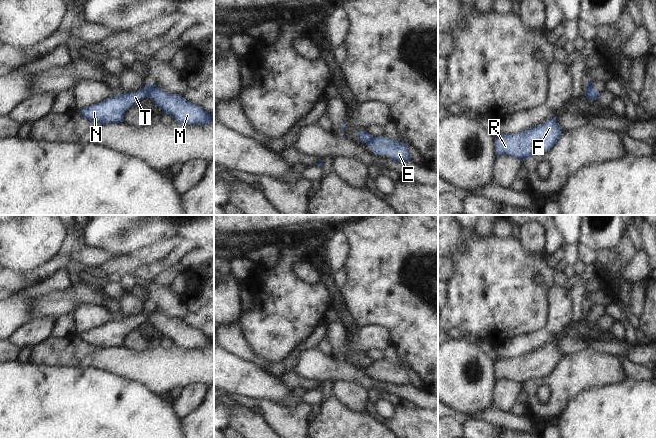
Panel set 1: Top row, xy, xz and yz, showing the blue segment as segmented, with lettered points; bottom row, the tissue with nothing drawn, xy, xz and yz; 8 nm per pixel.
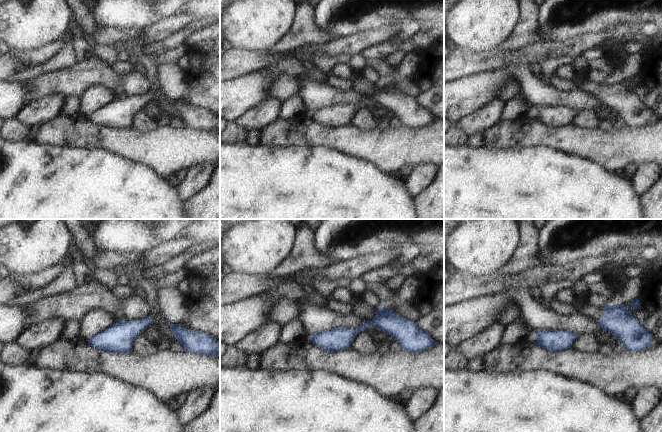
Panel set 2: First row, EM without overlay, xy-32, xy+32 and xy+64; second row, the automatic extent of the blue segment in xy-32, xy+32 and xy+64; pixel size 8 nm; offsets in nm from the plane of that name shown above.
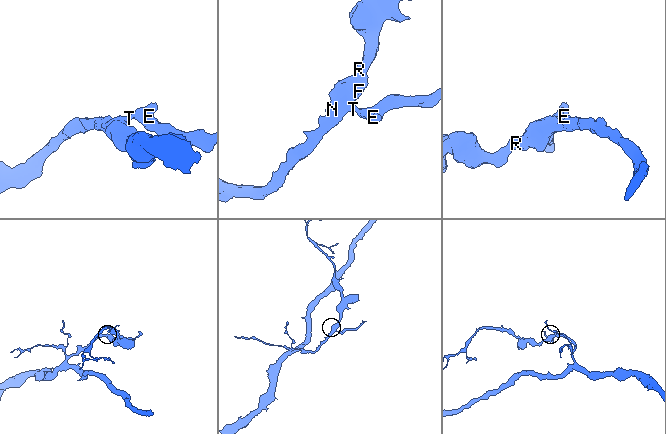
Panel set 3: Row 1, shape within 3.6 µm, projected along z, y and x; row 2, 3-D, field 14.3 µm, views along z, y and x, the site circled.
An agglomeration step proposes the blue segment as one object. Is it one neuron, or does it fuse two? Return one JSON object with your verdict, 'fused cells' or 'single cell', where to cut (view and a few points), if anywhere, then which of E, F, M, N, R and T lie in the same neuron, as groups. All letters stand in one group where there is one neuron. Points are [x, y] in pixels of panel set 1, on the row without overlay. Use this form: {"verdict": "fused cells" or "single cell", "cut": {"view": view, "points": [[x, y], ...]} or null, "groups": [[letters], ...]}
{"verdict": "fused cells", "cut": {"view": "xy", "points": [[148, 309], [146, 320]]}, "groups": [["E", "M"], ["F", "N", "R", "T"]]}

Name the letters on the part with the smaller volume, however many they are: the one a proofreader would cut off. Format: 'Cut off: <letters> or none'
Cut off: E, M

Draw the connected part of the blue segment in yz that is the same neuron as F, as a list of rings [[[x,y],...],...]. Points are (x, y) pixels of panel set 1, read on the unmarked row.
[[[551,341],[543,348],[525,355],[513,359],[498,359],[495,361],[496,382],[500,379],[509,379],[524,385],[548,375],[561,358],[562,355],[556,347],[556,341]]]

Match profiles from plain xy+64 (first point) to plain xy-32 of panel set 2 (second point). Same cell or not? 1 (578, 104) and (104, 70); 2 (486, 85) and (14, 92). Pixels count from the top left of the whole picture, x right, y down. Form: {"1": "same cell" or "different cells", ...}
{"1": "different cells", "2": "same cell"}

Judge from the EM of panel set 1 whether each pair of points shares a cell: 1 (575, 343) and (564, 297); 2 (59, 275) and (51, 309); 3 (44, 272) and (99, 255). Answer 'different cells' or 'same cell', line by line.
1: different cells
2: different cells
3: same cell

